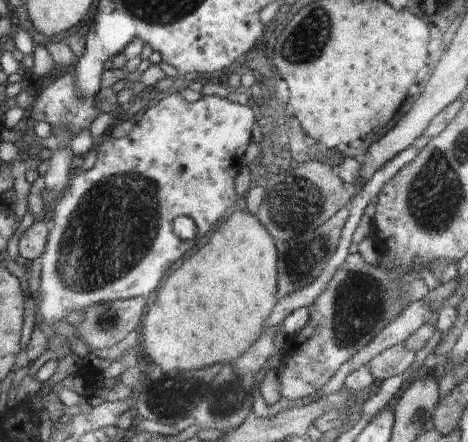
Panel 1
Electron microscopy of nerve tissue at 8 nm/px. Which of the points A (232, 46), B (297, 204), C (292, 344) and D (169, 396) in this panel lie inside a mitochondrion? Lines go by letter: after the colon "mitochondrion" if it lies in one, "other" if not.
A: other
B: mitochondrion
C: other
D: mitochondrion

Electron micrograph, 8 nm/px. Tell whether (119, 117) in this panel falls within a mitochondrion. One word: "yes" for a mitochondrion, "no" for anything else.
no

